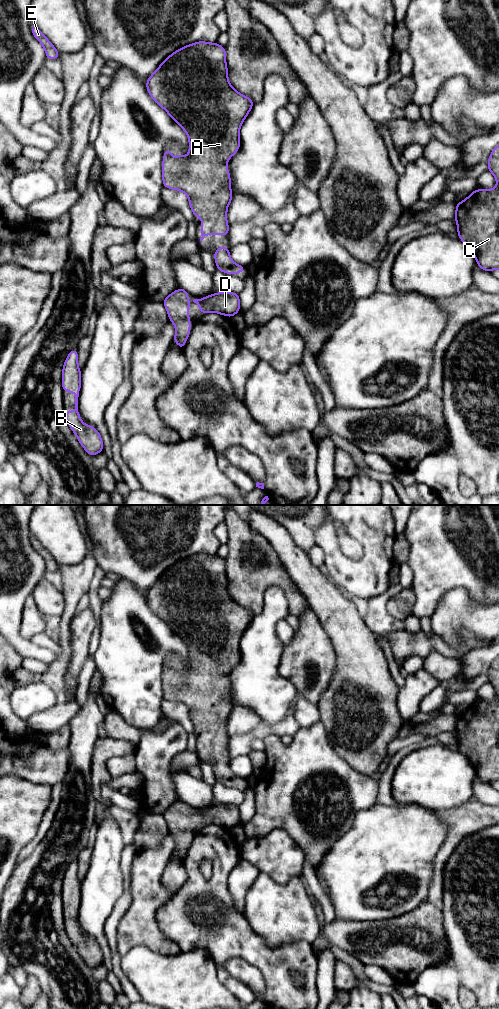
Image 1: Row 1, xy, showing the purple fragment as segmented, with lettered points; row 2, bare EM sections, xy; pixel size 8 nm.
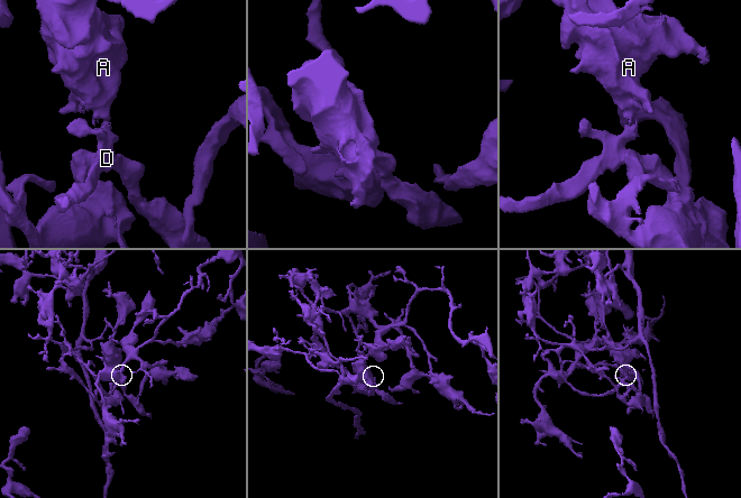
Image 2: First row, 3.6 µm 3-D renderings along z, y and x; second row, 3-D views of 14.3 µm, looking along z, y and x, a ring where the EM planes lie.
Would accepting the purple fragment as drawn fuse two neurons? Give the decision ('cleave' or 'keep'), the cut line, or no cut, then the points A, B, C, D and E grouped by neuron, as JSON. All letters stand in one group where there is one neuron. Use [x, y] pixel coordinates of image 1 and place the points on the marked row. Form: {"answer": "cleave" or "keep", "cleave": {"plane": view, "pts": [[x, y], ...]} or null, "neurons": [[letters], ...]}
{"answer": "keep", "cleave": null, "neurons": [["A", "B", "C", "D", "E"]]}

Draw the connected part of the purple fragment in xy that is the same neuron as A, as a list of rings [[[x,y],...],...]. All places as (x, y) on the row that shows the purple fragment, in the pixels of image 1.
[[[198,41],[179,48],[168,56],[147,79],[146,88],[151,98],[186,132],[189,139],[189,154],[186,157],[179,153],[176,159],[169,163],[167,160],[173,158],[173,154],[170,149],[164,149],[162,160],[164,188],[179,190],[188,196],[194,217],[202,219],[201,243],[205,235],[227,236],[230,229],[227,223],[227,209],[233,194],[226,164],[240,148],[240,127],[254,102],[236,91],[229,83],[225,47],[217,42]]]

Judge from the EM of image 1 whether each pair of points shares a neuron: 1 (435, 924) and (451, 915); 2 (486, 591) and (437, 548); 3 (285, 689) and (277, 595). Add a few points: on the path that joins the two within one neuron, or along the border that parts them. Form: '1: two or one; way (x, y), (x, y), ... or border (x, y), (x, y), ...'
1: two; border (441, 909), (443, 931), (448, 943)
2: one; way (474, 579), (449, 554)
3: one; way (267, 666), (268, 619)

